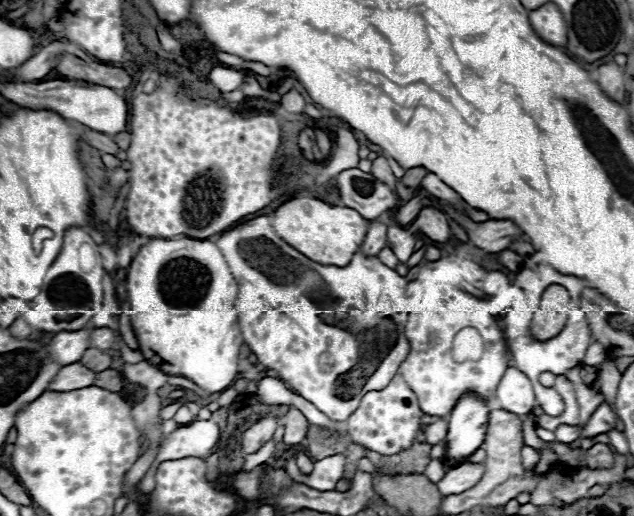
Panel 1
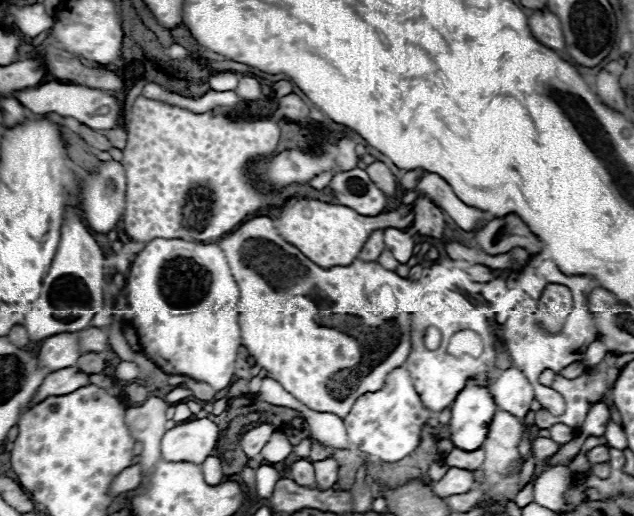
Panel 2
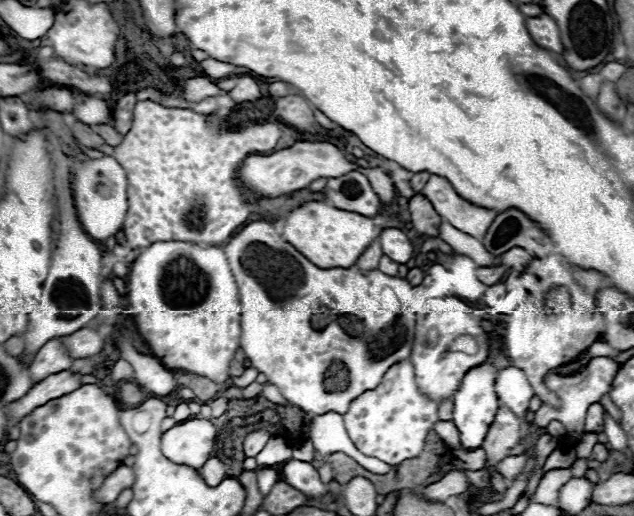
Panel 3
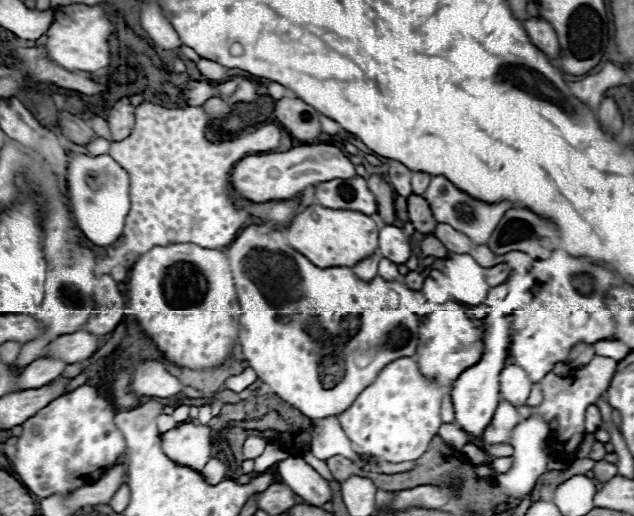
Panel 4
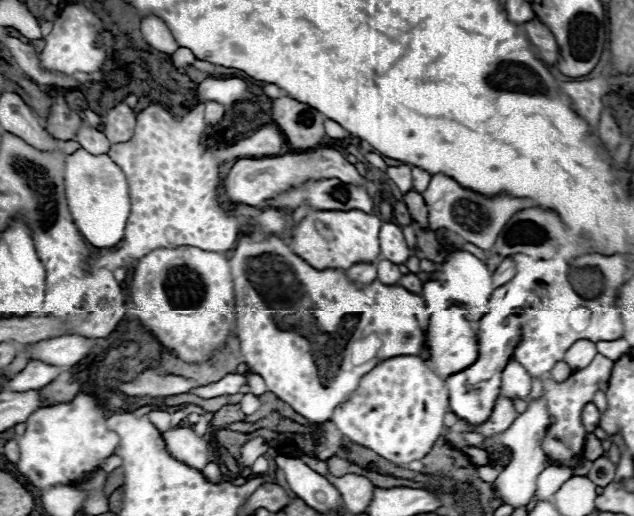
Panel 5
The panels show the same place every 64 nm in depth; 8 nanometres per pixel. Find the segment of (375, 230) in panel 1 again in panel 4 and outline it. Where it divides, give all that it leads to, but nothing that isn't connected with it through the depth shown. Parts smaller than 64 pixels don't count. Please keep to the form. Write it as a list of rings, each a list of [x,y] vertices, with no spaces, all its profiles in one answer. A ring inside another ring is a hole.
[[[376,252],[374,256],[360,260],[360,262],[352,268],[354,274],[356,274],[360,280],[364,280],[364,282],[372,280],[372,278],[376,276],[376,272],[378,272],[378,262],[380,262],[380,258],[382,258],[382,256]]]

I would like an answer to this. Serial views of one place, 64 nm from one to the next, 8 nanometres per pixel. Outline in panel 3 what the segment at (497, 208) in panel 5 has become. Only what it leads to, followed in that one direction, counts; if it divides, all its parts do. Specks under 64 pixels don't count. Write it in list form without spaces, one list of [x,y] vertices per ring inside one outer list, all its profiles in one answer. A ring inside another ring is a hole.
[[[432,174],[420,194],[432,202],[434,210],[440,214],[442,220],[450,222],[454,228],[478,240],[484,238],[484,230],[488,230],[488,226],[492,224],[492,218],[496,218],[498,214],[496,210],[476,206],[464,200],[462,196],[458,196],[452,184],[442,176]]]

